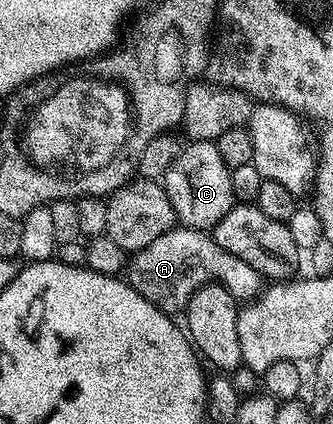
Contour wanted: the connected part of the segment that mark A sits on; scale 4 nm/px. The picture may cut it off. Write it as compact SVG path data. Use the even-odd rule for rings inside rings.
M176 226L169 229L161 238L153 238L149 246L134 253L128 259L125 279L137 294L141 294L153 306L168 314L182 313L189 298L202 284L218 282L226 286L236 301L247 301L257 296L261 290L261 277L249 262L241 262L229 250L217 246L214 235L197 228Z

